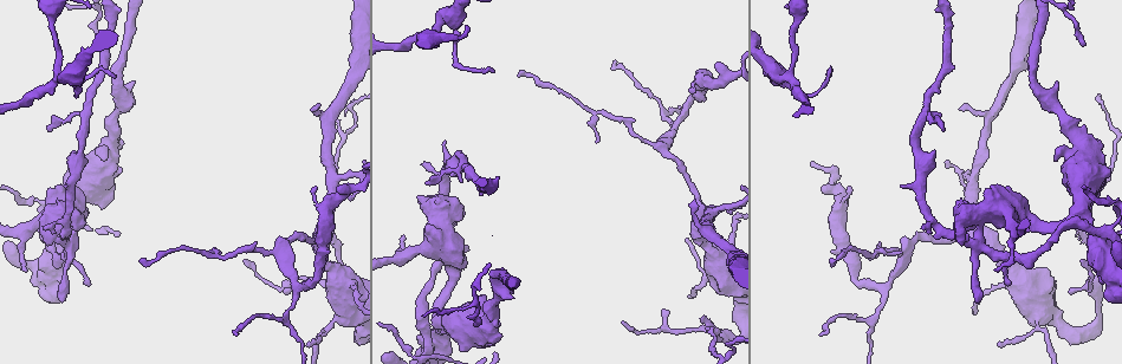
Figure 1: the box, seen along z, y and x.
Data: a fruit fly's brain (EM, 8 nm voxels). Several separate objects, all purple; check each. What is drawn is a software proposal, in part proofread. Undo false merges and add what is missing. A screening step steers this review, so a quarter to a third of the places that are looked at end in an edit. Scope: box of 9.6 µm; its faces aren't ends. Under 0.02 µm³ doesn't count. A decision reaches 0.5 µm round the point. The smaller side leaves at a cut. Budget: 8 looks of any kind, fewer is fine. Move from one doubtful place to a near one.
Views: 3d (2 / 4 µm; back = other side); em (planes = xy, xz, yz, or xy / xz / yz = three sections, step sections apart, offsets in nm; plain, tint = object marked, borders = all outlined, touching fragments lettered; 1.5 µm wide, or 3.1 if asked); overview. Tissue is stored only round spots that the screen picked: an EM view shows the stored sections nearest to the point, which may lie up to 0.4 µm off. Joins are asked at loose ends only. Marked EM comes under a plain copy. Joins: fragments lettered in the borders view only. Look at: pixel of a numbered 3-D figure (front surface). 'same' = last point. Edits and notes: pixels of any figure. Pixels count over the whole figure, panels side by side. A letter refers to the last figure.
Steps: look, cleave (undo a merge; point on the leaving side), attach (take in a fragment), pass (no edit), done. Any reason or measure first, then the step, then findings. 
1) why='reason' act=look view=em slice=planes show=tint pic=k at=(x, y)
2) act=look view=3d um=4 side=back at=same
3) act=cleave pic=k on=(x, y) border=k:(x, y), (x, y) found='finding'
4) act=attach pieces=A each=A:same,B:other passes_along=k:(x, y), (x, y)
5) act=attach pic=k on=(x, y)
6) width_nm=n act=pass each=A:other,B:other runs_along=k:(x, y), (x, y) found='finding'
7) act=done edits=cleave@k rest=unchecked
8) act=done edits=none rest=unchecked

why='tapers out' act=look view=3d um=4 pic=1 at=(404, 237)

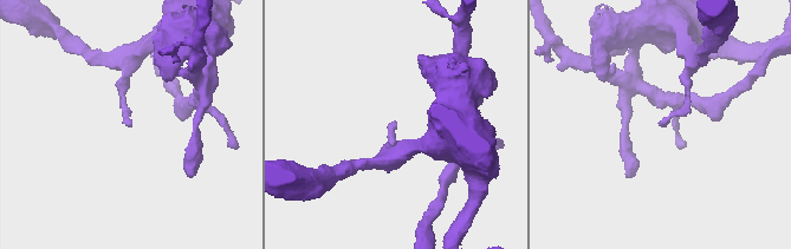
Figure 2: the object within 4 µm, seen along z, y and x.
act=look view=em slice=xy step=8 show=borders pic=2 at=(395, 122)

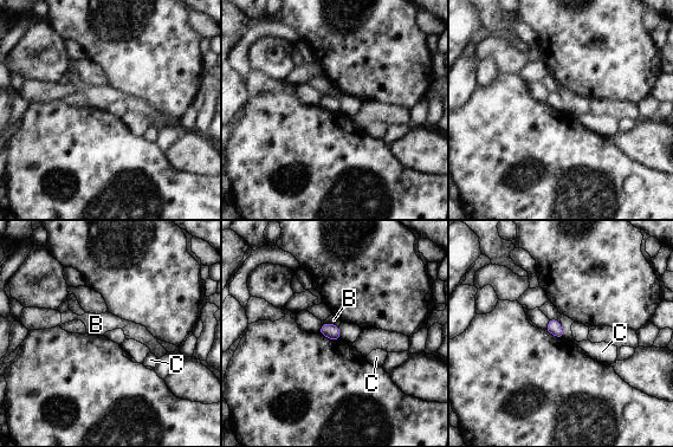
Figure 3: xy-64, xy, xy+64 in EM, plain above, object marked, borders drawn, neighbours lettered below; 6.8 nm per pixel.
why='cut it another way' act=look view=em slice=planes show=borders at=same

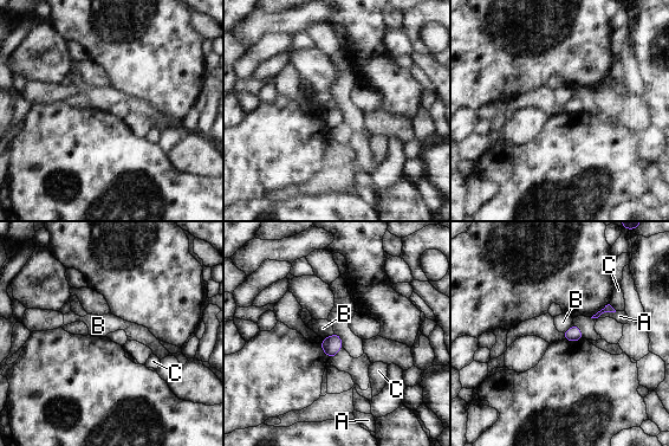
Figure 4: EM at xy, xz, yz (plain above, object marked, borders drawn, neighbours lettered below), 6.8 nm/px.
longest_contact=A:140nm act=pass each=A:other,B:other,C:other found='no lettered fragment goes on from it'

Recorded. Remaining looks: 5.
why='side arm on a straight run' act=look view=em slice=planes show=borders pic=1 at=(436, 25)

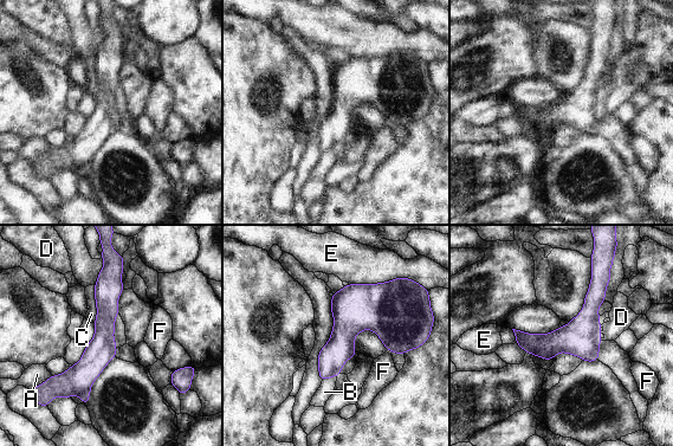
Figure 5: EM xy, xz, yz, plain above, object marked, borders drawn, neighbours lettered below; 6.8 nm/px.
width_nm=220 act=pass each=A:other,B:other,C:other,D:other,E:other,F:other runs_along=5:(117, 275), (84, 398) found='one cell here'

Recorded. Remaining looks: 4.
act=look view=3d um=2 side=back pic=1 at=(725, 74)

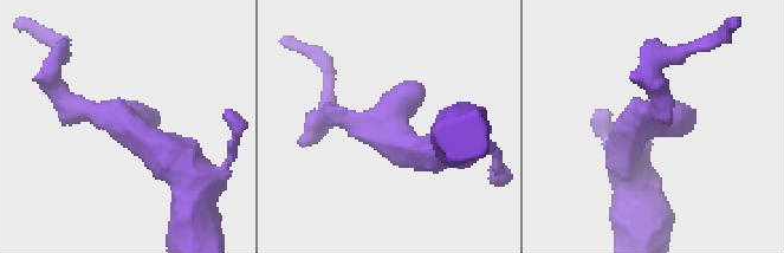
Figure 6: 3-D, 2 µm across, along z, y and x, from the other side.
act=look view=em slice=planes show=borders pic=6 at=(389, 130)

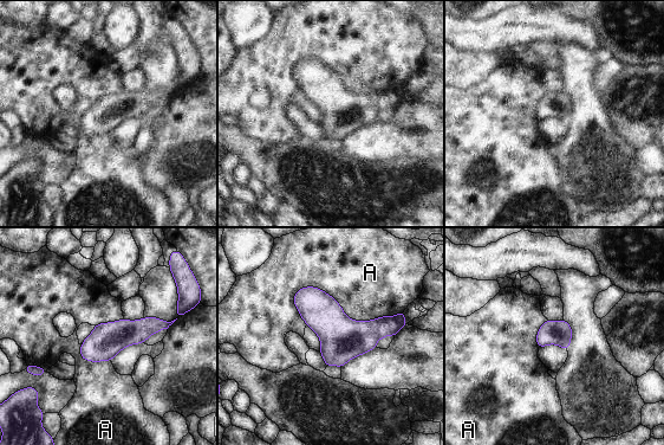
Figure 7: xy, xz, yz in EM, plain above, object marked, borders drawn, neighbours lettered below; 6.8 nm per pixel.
longest_contact=A:750nm act=pass each=A:other runs_along=7:(167, 324), (122, 333), (83, 353) found='one cell here'

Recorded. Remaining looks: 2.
act=done edits=none rest=unchecked

